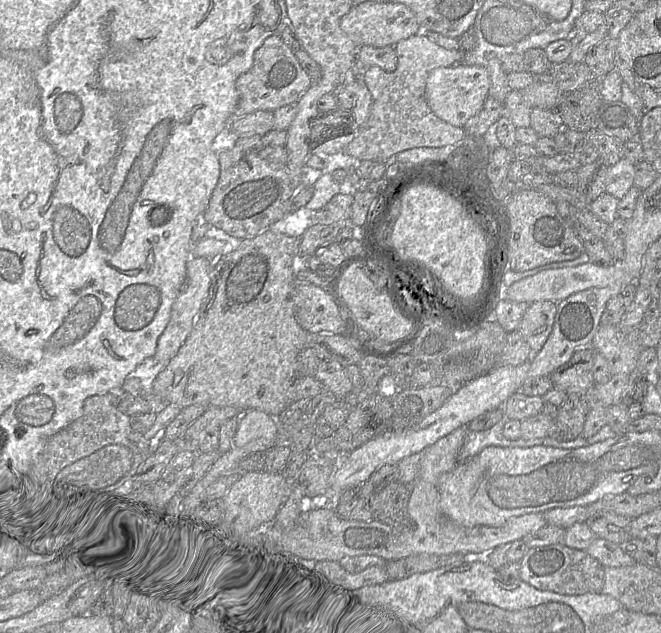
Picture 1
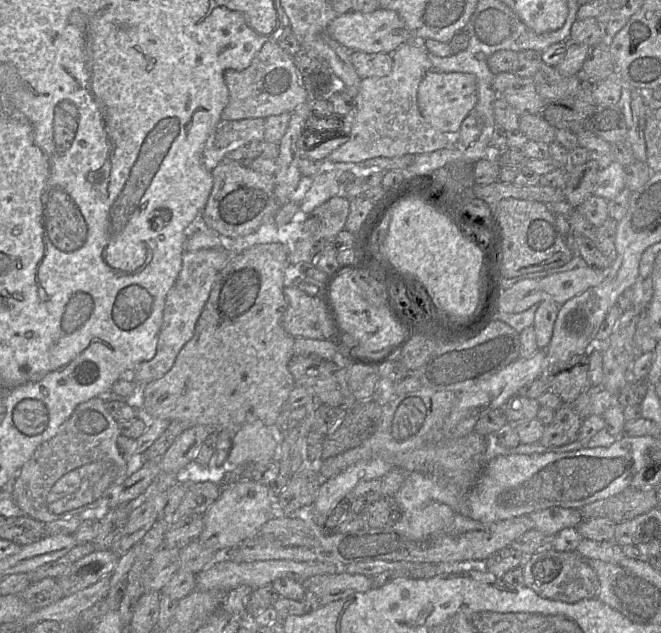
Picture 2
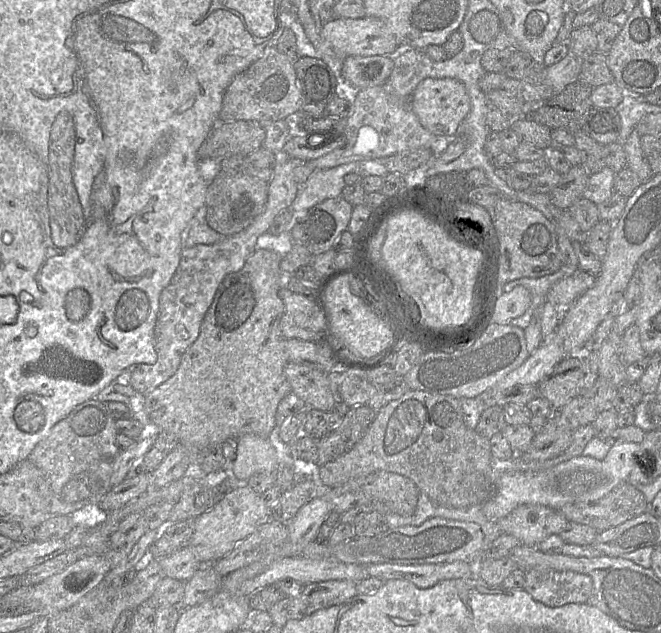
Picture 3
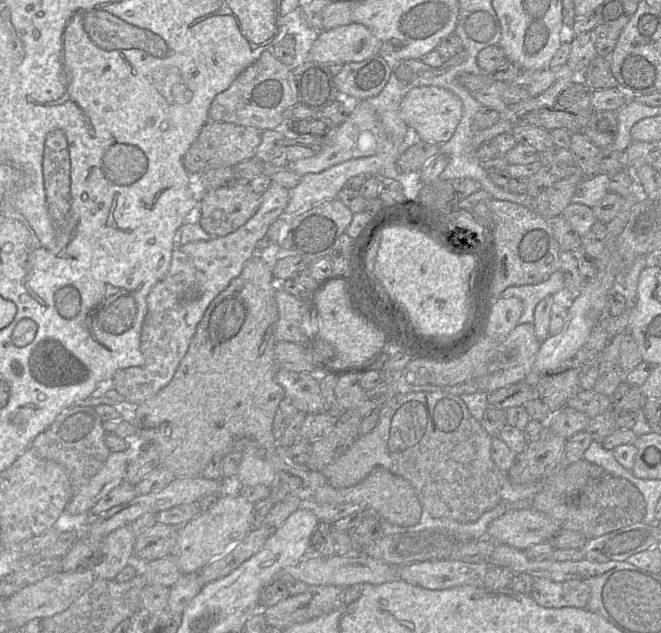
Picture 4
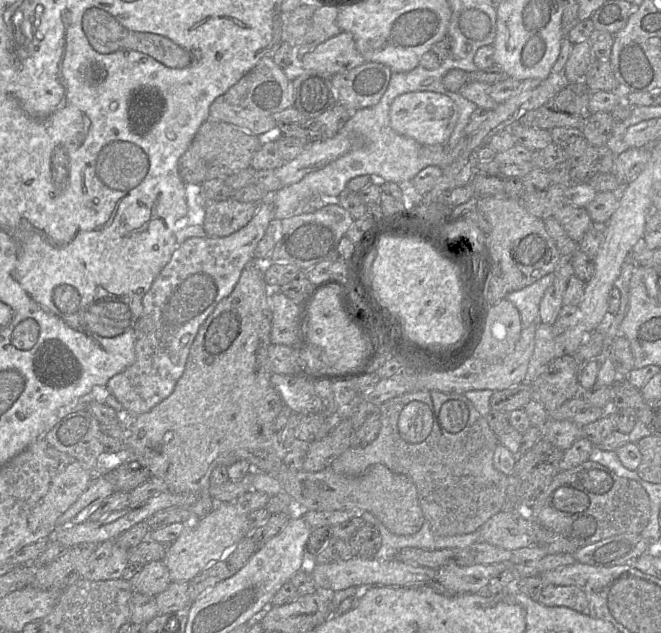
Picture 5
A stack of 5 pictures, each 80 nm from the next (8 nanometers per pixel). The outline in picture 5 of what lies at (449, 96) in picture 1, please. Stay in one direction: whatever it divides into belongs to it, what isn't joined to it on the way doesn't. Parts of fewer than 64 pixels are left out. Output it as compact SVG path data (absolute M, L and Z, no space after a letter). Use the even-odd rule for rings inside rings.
M412 91L396 97L389 111L390 125L398 134L413 138L421 145L444 144L458 120L458 107L447 95L433 91Z

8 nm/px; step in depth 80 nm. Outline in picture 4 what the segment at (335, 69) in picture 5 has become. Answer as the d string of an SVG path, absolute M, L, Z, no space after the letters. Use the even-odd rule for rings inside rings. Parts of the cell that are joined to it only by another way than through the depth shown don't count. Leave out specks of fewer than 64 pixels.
M350 23L321 31L311 46L308 61L338 68L380 56L380 42L364 25Z

